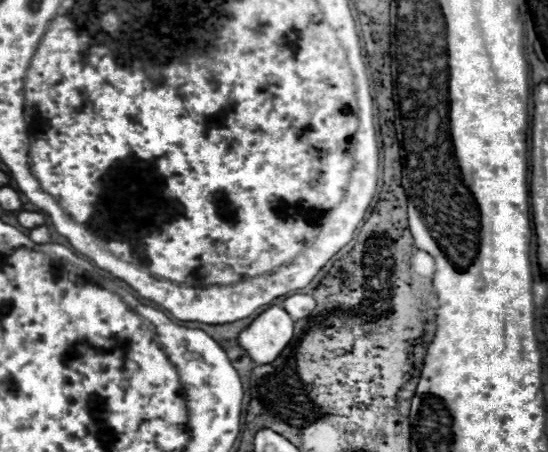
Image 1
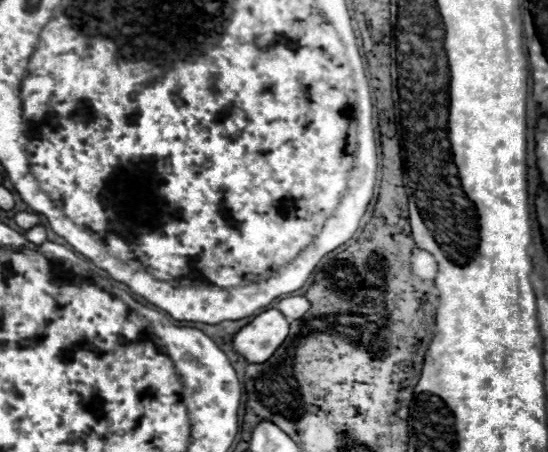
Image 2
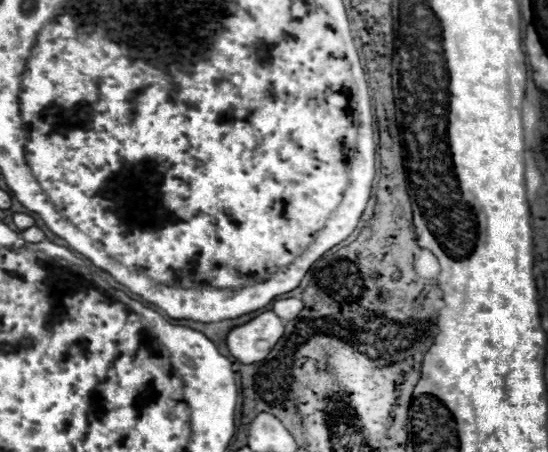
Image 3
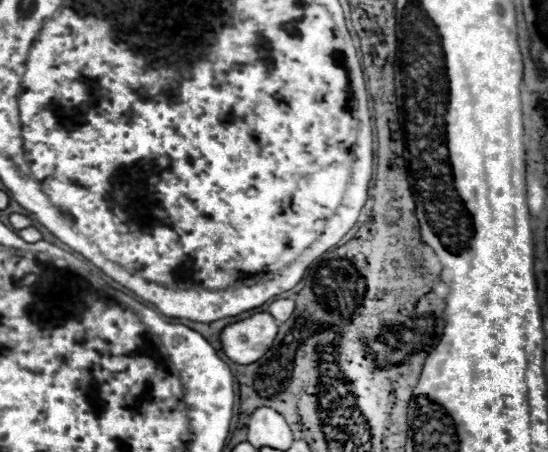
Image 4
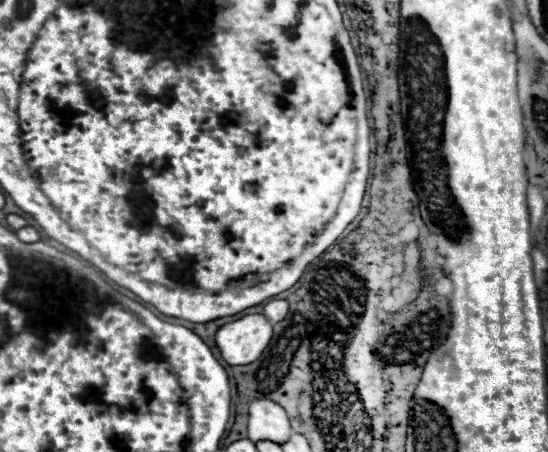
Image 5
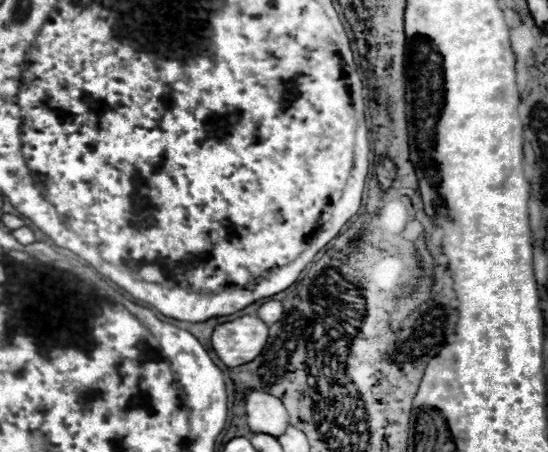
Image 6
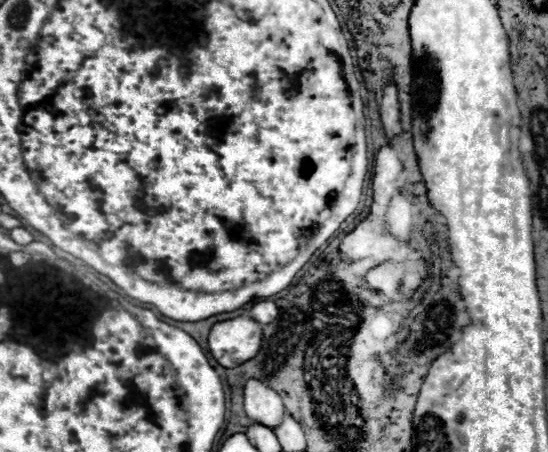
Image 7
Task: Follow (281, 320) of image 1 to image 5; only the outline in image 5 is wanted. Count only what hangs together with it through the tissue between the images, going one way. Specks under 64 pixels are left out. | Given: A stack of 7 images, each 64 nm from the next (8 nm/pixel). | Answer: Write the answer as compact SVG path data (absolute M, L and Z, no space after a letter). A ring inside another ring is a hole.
M250 314L218 328L214 342L230 366L252 364L270 346L272 324L262 314Z

